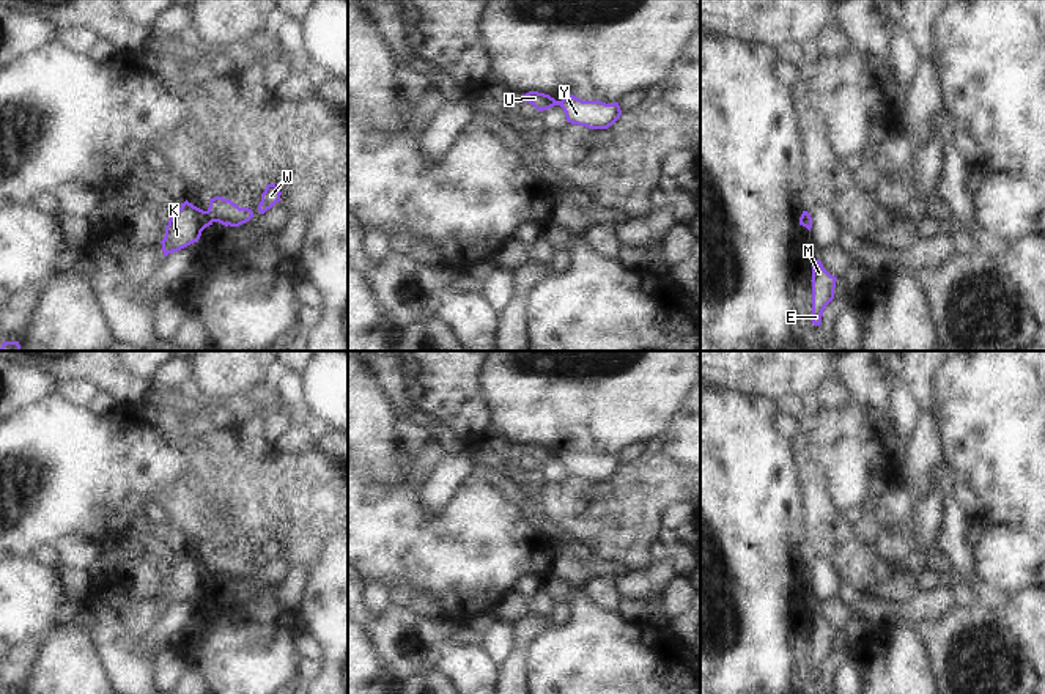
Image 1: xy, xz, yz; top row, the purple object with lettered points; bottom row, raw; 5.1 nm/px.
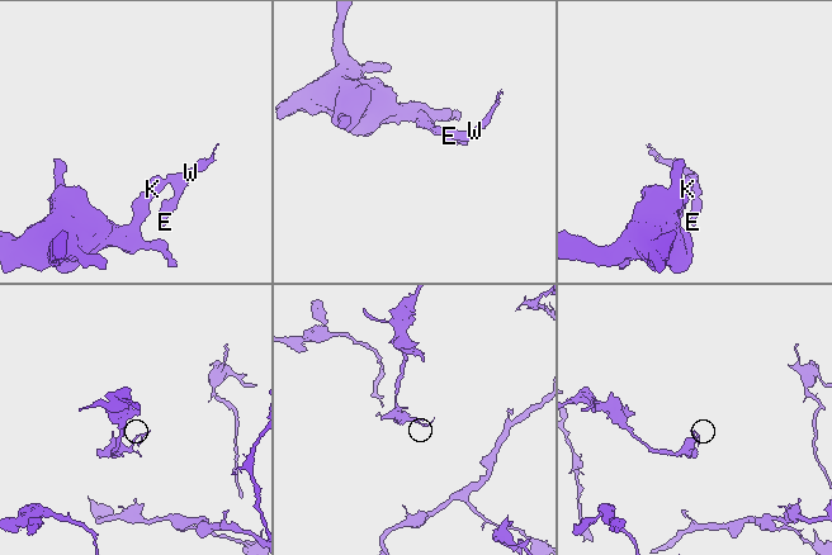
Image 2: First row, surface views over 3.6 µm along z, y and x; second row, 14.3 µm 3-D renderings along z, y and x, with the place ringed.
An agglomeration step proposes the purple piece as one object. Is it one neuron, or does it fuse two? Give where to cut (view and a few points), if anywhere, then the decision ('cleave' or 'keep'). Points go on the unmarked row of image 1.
cut in xy along (206, 564), (213, 573); cleave

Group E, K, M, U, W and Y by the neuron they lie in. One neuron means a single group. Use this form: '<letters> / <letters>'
E M W Y / K U

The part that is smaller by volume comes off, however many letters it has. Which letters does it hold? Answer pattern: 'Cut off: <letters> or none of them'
Cut off: E, M, W, Y

